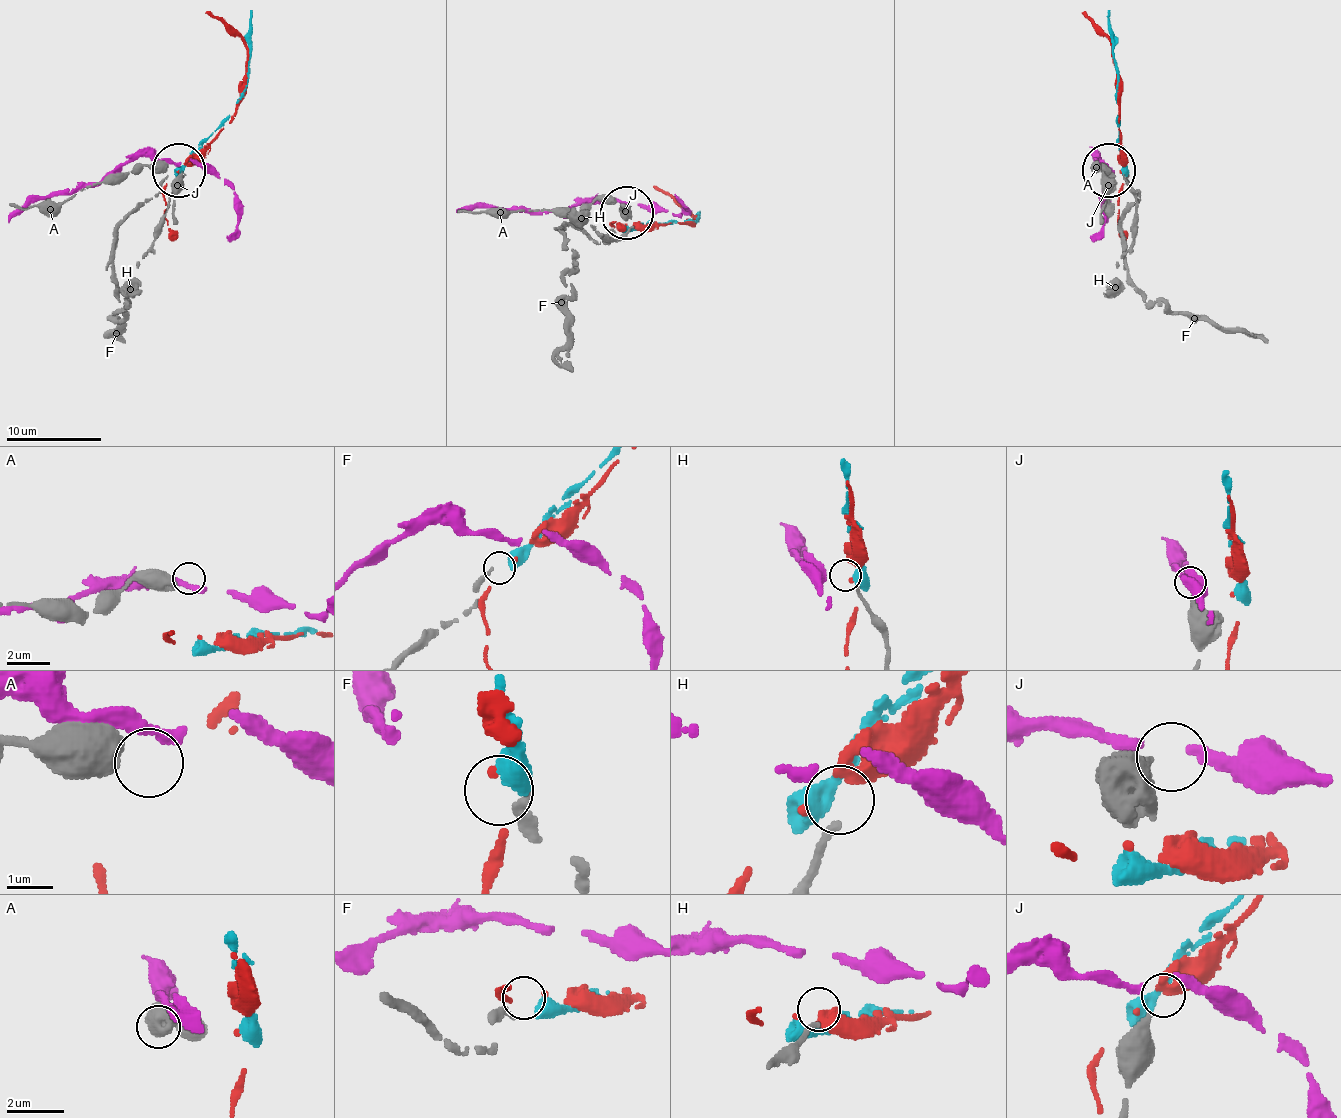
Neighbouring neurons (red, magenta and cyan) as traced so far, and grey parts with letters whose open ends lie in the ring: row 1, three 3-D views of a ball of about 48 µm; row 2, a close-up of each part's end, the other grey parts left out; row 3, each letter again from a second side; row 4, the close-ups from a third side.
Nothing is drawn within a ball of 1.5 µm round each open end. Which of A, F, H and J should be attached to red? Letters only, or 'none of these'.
none of these

